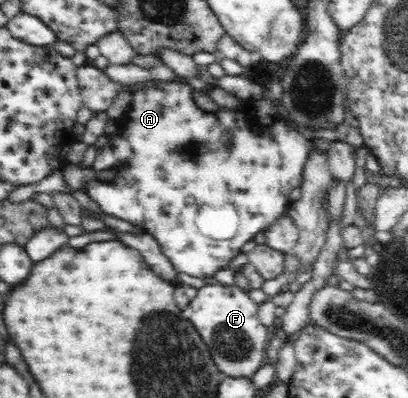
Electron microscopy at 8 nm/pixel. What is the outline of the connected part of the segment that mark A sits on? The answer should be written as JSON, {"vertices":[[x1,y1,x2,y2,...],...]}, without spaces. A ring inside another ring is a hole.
{"vertices":[[181,78,172,81,151,81,143,88,135,89,132,92,133,100,131,100,130,108,125,112,126,115,123,118,124,127,114,137,109,137,110,141,104,147,98,149,92,165,95,172,113,170,115,166,117,172,115,172,113,180,91,179,86,184,84,191,99,204,100,209,105,214,111,214,111,216,130,222,136,227,145,228,145,232,149,232,161,244,163,254,167,254,167,258,171,260,171,264,175,266,177,272,185,272,189,276,197,276,203,279,212,277,217,270,230,268,231,260,242,253,241,248,245,242,249,242,255,238,255,235,264,232,274,220,281,218,289,210,289,206,292,204,289,193,294,188,301,186,303,168,307,158,309,158,312,141,305,139,297,130,289,128,285,122,273,124,271,128,265,130,265,134,253,134,253,130,249,128,249,116,245,112,231,112,231,110,203,112,199,106,195,106,193,90,193,83]]}

